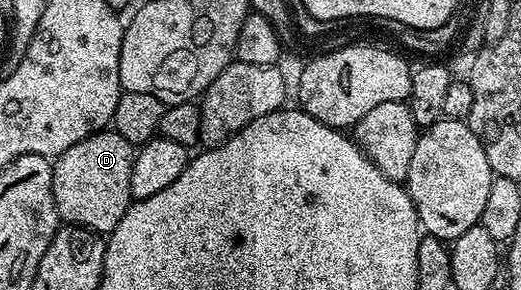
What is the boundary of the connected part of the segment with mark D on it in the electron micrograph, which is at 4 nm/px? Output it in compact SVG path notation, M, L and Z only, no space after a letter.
M100 131L90 133L81 143L73 143L69 151L54 158L53 171L53 199L59 212L60 222L77 225L90 229L96 235L112 233L121 223L121 215L132 203L131 180L133 179L133 163L135 162L136 146L129 143L120 133L114 131Z

